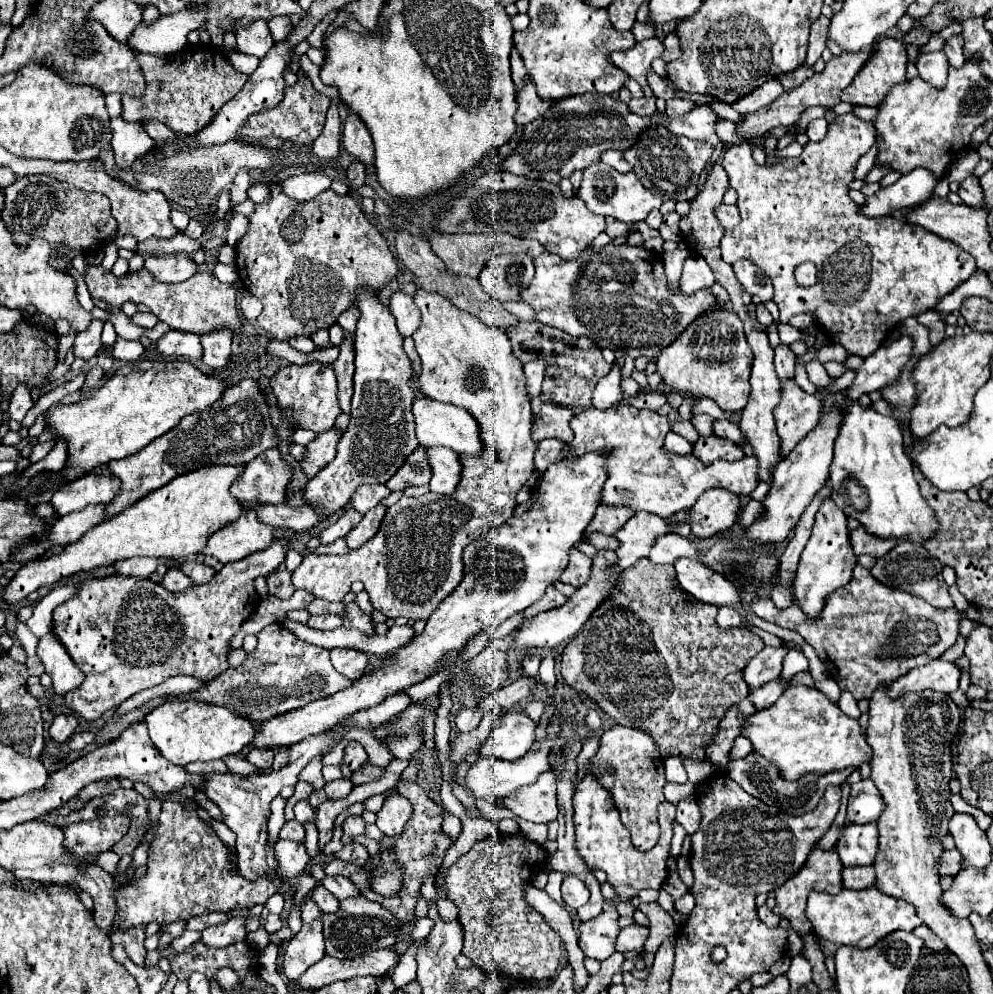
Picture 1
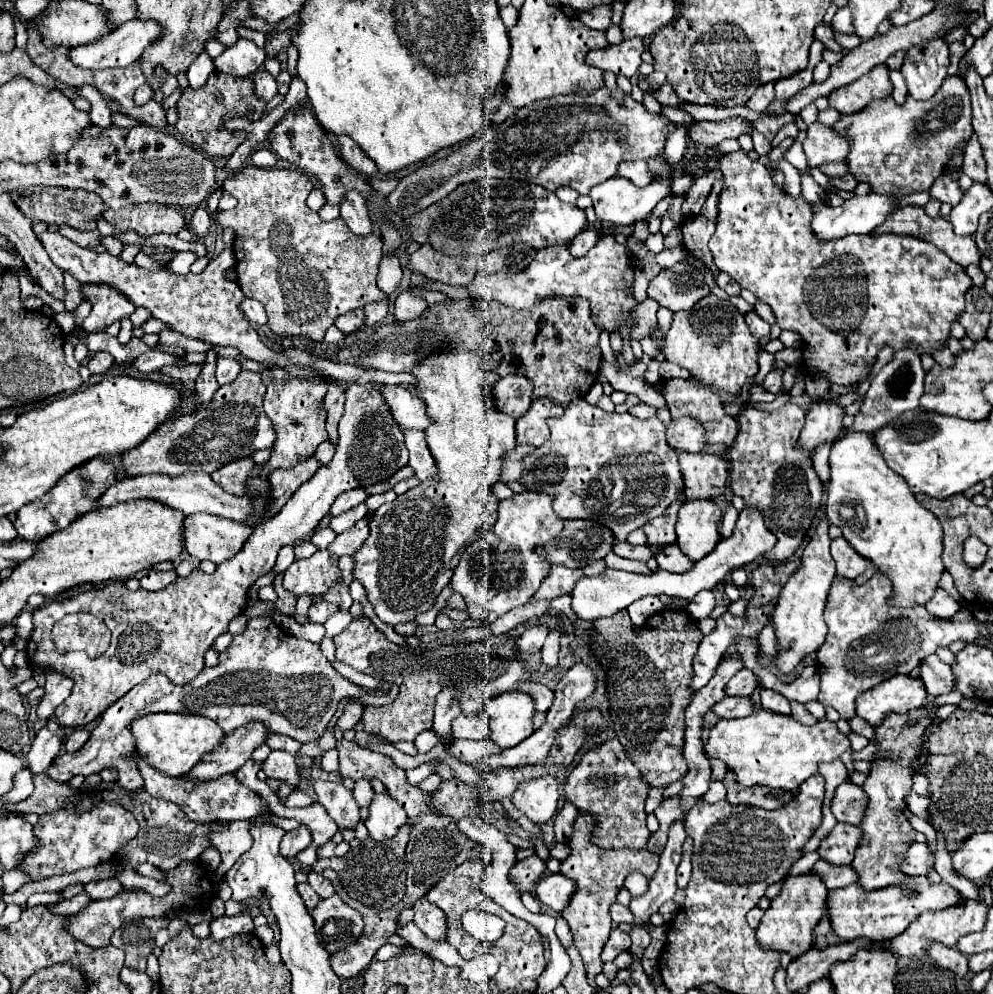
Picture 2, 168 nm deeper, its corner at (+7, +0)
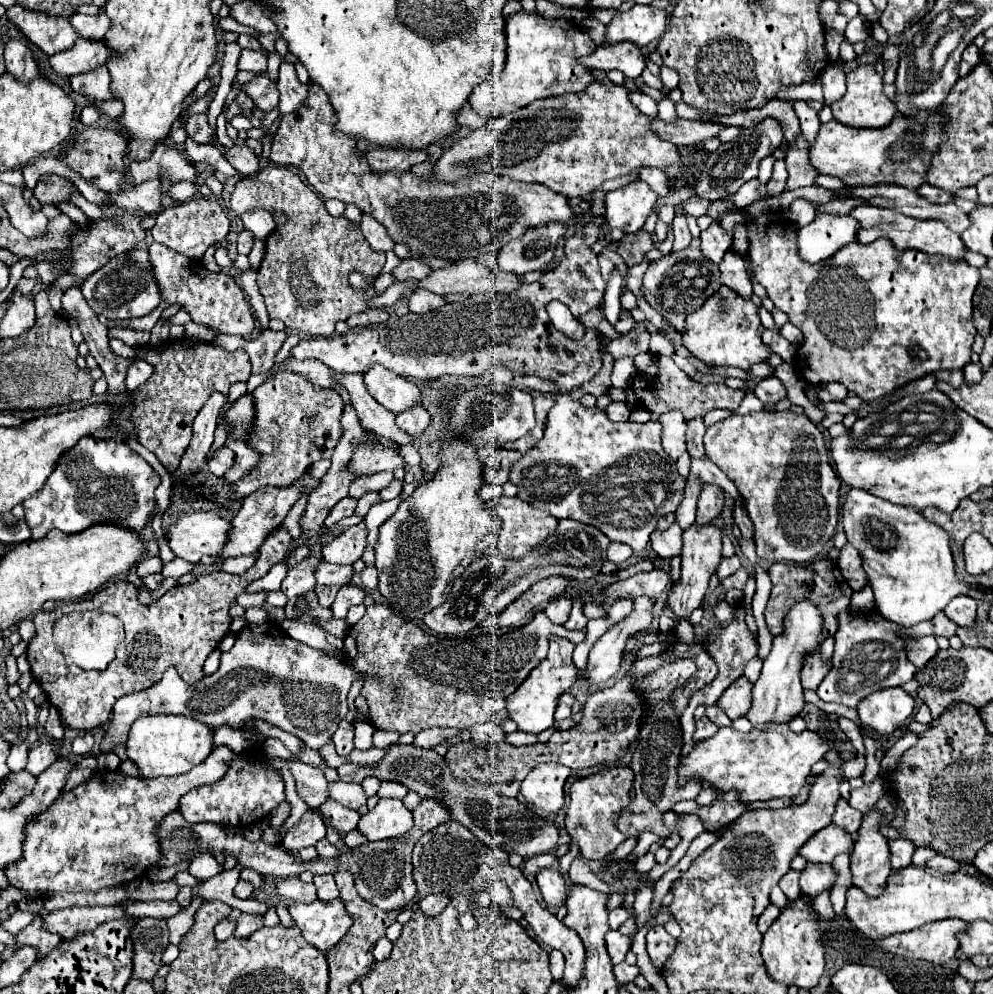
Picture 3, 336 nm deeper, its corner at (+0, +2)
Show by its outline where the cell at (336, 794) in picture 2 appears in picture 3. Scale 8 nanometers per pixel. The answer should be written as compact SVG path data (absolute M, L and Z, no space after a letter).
M334 781L330 783L330 797L340 801L344 807L350 809L360 809L362 805L366 805L366 793L358 783L344 783L344 781Z

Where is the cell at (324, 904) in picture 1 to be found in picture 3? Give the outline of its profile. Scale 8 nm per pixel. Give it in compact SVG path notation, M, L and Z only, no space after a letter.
M298 877L294 879L282 879L276 883L276 893L288 901L300 901L300 903L310 903L316 899L316 889L314 883L304 883Z

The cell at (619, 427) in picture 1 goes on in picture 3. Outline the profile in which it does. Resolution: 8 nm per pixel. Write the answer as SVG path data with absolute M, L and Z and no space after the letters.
M558 393L554 407L550 409L546 419L544 437L534 449L524 453L510 467L510 483L518 487L516 495L522 501L528 501L538 509L546 509L556 519L576 519L580 523L594 525L610 541L630 545L636 553L640 553L648 545L650 533L656 529L658 519L664 513L676 511L684 497L686 481L676 473L674 461L670 461L666 451L662 449L660 435L662 425L658 421L612 423L602 409L586 409L580 405L580 401Z

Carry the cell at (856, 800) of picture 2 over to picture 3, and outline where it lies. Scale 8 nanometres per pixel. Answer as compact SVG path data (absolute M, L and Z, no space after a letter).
M840 799L838 805L836 805L836 811L834 811L834 817L832 817L832 823L836 823L840 829L844 829L846 833L854 835L858 829L860 829L860 823L862 823L862 813L858 813L856 809L852 809L848 805L848 801Z

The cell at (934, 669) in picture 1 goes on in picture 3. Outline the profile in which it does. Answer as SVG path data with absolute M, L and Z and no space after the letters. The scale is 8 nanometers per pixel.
M882 689L862 699L856 707L862 723L874 727L880 735L894 733L914 713L914 699L902 689Z

